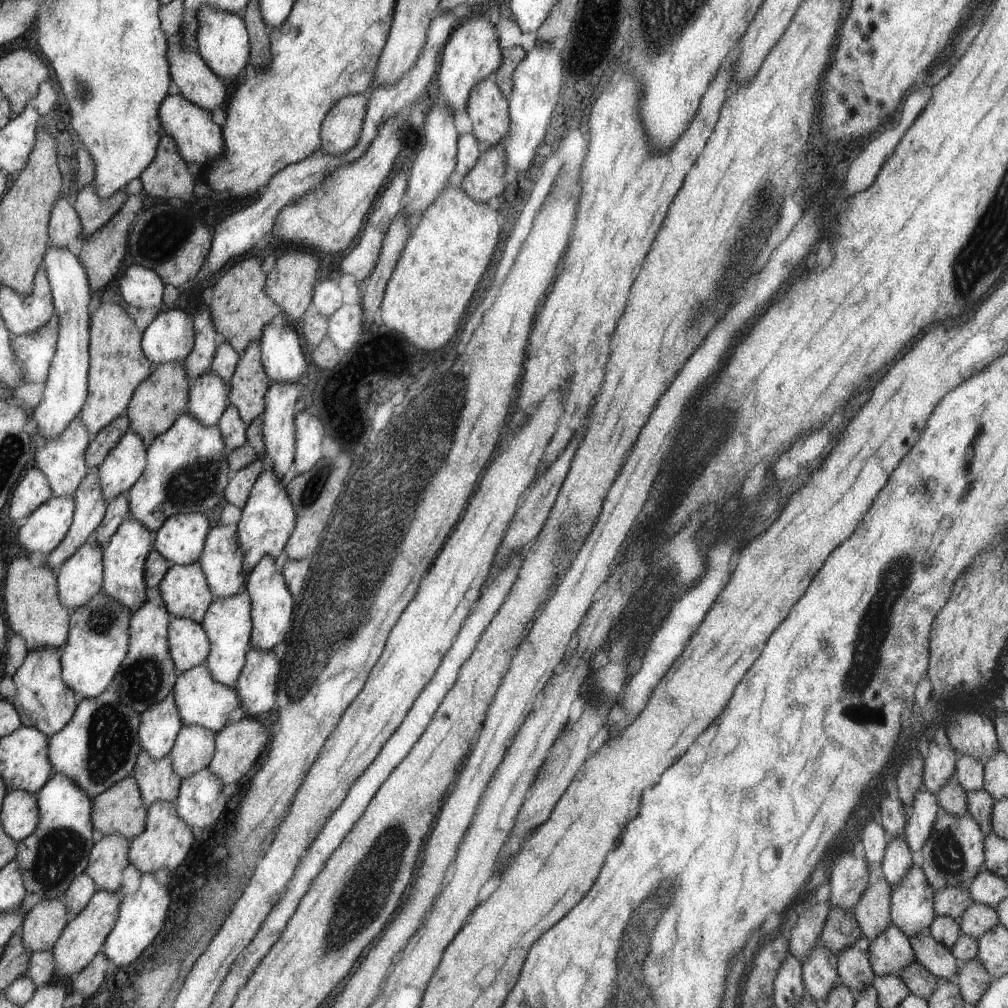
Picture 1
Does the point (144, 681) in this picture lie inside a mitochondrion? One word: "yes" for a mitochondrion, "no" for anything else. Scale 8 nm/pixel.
yes

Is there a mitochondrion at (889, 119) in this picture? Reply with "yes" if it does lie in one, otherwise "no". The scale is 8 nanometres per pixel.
no

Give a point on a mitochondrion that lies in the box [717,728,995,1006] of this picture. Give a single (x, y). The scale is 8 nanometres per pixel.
(948, 859)

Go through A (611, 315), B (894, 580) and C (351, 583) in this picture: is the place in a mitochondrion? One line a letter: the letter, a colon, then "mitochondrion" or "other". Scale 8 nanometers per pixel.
A: other
B: mitochondrion
C: mitochondrion

